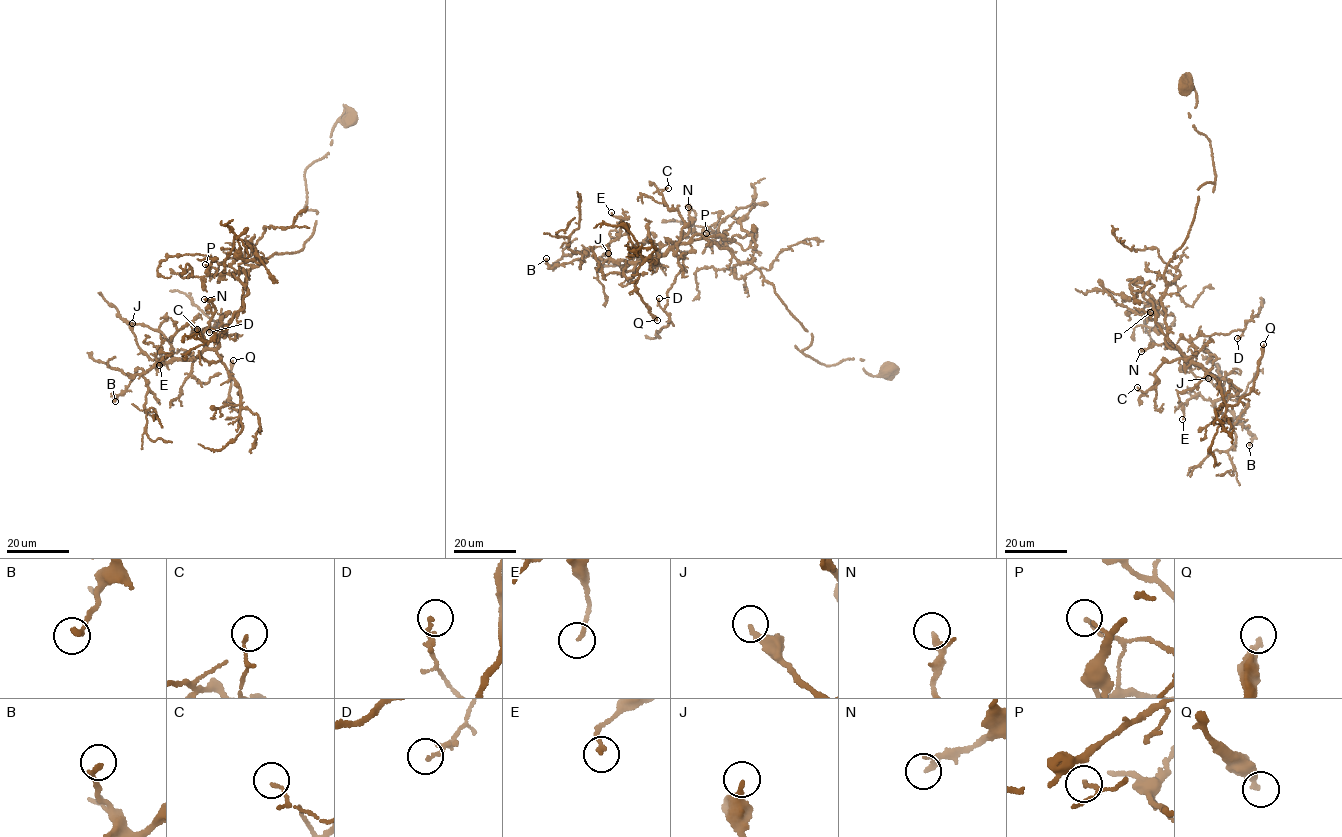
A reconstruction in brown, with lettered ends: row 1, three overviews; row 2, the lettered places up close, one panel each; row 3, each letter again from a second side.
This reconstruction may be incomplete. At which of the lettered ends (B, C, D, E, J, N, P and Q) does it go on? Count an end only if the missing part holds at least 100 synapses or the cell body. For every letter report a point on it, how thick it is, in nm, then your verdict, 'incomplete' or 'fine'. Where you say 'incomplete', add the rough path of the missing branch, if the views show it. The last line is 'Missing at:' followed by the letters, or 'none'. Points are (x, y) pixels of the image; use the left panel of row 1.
B: place (115, 401); calibre 190 nm; fine
C: place (197, 329); calibre 120 nm; fine
D: place (209, 332); calibre 170 nm; fine
E: place (159, 365); calibre 150 nm; fine
J: place (132, 323); calibre 260 nm; fine
N: place (204, 299); calibre 180 nm; fine
P: place (205, 264); calibre 120 nm; fine
Q: place (233, 360); calibre 280 nm; fine
Missing at: none

